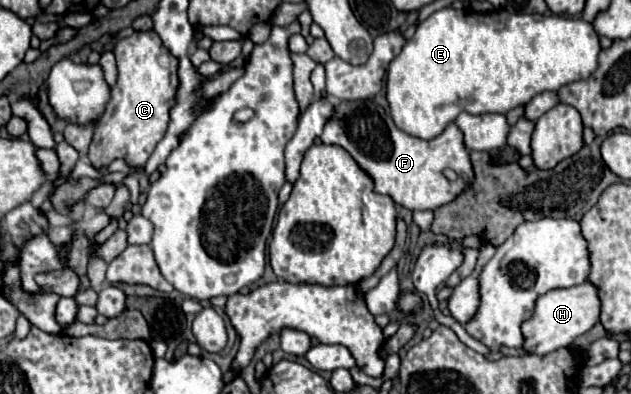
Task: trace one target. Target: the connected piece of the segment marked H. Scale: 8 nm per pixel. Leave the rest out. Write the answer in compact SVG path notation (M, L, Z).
M589 282L571 286L571 288L549 290L549 294L543 294L541 298L537 298L533 314L521 324L521 334L523 334L521 348L527 354L545 356L559 348L571 346L577 336L585 334L589 328L593 328L593 324L599 322L599 308L601 304L597 298L597 290Z

